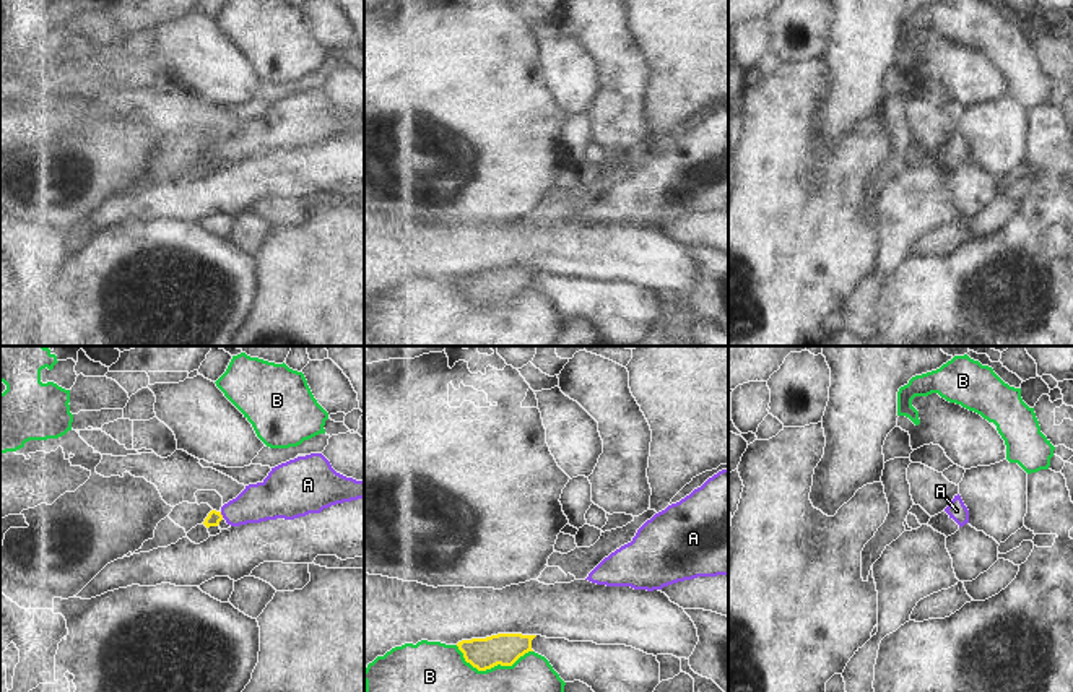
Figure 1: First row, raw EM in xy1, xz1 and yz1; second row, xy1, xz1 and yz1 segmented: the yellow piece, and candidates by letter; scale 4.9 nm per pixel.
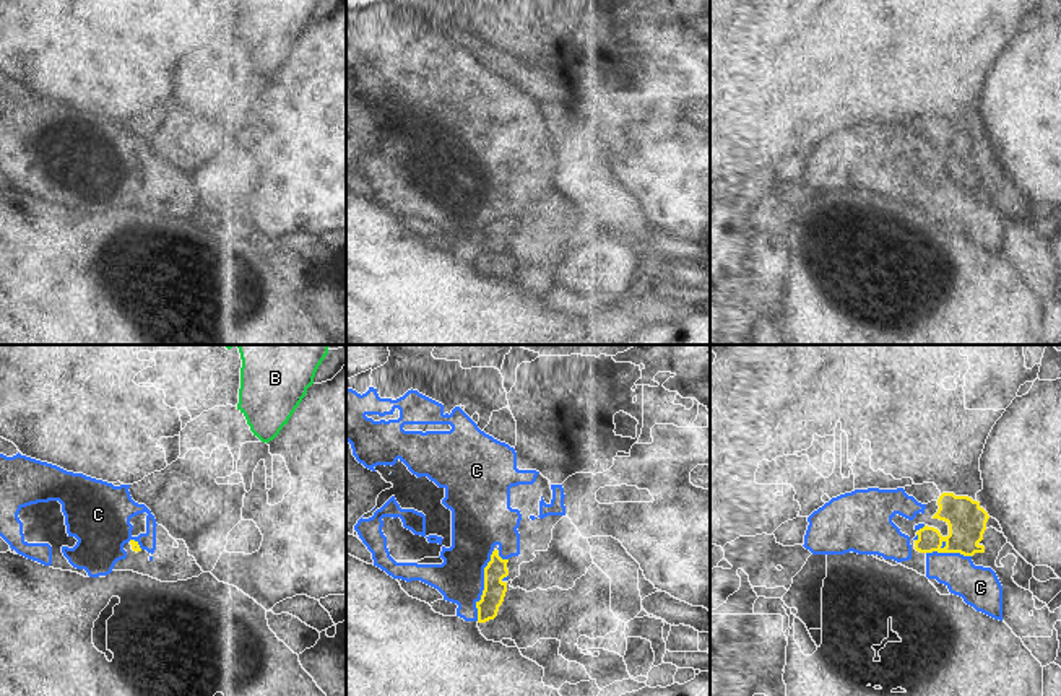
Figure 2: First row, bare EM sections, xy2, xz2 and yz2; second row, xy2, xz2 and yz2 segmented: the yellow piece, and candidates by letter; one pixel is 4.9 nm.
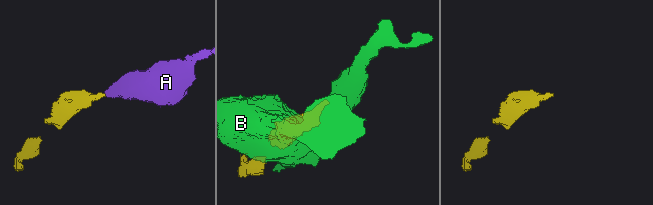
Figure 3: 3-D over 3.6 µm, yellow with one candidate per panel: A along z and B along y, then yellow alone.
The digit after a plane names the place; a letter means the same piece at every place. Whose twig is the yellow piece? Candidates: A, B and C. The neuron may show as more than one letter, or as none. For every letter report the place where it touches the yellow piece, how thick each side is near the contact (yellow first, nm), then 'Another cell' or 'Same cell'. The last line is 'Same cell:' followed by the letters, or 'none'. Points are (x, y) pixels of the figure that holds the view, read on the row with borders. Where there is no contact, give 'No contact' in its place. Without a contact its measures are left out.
A: Touches yellow at xy1 (221, 515). Thickness 70 nm (yellow) against 190 nm. Same cell
B: Touches yellow at xz1 (491, 666). Thickness 160 nm (yellow) against 240 nm. Another cell
C: Touches yellow at xz2 (485, 586). Thickness 110 nm (yellow) against 240 nm. Another cell
Same cell: A

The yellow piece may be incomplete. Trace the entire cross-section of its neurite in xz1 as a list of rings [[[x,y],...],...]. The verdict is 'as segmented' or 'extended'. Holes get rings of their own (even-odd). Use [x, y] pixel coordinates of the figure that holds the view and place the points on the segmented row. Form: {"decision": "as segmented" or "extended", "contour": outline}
{"decision": "as segmented", "contour": [[[497,634],[486,638],[462,640],[457,643],[467,663],[478,671],[491,669],[497,664],[512,666],[520,656],[532,650],[536,635]]]}

